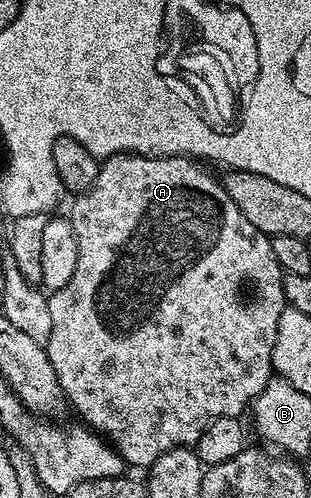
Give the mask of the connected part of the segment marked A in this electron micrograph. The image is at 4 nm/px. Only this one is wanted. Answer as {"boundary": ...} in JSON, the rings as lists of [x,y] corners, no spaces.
{"boundary":[[[115,153],[106,158],[100,164],[93,187],[72,200],[75,202],[71,205],[69,220],[73,235],[77,235],[77,268],[69,283],[47,298],[53,327],[45,348],[53,371],[57,371],[57,383],[61,383],[66,404],[79,412],[78,420],[82,424],[106,438],[128,466],[150,467],[158,457],[165,455],[165,451],[194,446],[213,419],[246,414],[273,375],[271,360],[273,343],[277,339],[277,319],[281,319],[281,311],[288,308],[283,290],[283,268],[277,263],[277,255],[273,255],[271,238],[257,231],[257,227],[241,215],[241,207],[229,199],[222,184],[216,178],[214,181],[202,167],[198,160],[187,155],[142,157],[140,153]]]}

